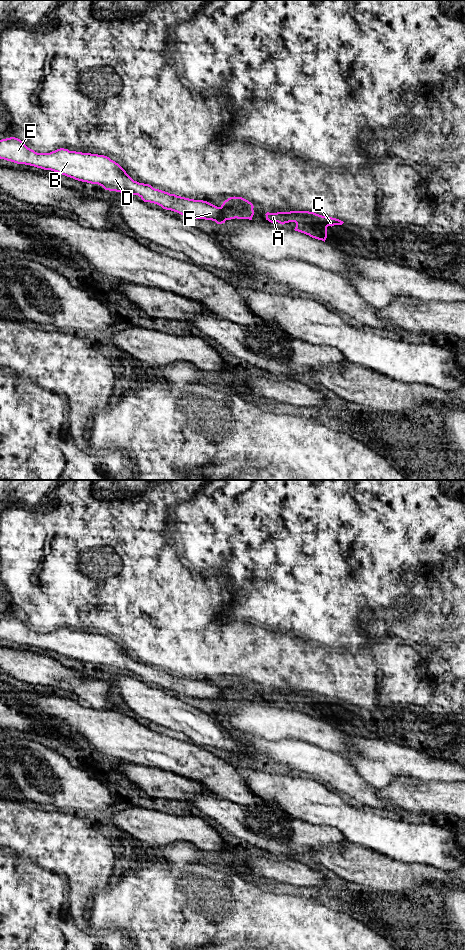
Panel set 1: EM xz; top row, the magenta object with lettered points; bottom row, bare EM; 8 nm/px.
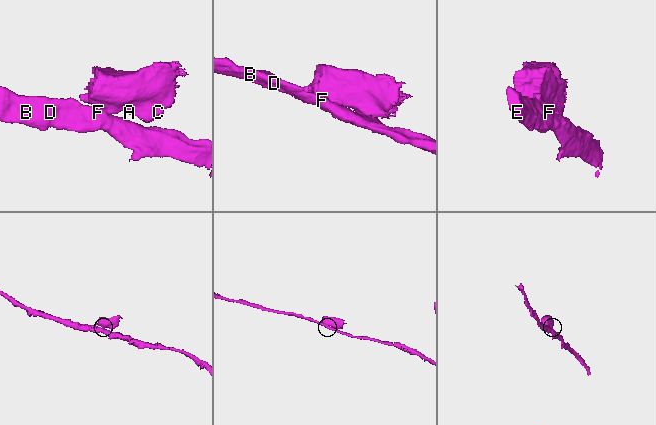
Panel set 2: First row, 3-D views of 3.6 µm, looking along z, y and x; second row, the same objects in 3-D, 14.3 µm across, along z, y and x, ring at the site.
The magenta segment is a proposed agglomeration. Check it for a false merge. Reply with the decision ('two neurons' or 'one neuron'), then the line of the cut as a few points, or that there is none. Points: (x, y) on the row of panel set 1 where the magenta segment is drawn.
two neurons; cut xz (219, 207), (225, 220)

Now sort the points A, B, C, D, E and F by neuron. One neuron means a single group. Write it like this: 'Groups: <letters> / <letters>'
Groups: A C / B D E F

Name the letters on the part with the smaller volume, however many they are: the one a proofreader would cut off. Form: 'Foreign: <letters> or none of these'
Foreign: A, C

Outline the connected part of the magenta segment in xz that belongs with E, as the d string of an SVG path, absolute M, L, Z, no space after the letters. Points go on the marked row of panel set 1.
M20 139L0 140L0 159L51 170L78 181L98 184L105 190L138 195L144 202L161 206L186 217L225 223L220 207L207 201L194 200L155 189L134 181L126 171L109 157L69 151L60 148L50 153L37 153Z

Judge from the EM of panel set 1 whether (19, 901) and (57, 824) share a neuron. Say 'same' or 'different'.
same

